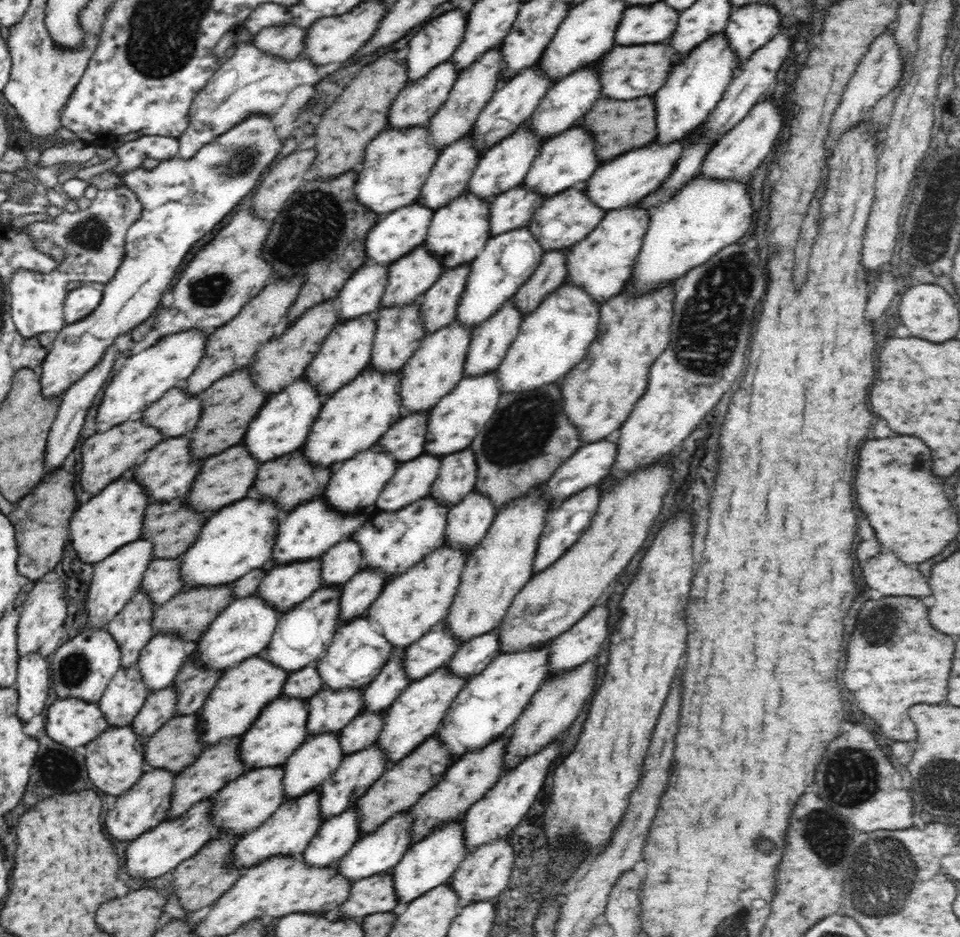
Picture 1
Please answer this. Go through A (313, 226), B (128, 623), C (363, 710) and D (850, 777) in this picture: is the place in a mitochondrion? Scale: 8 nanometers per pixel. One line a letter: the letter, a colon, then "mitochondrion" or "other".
A: mitochondrion
B: other
C: other
D: mitochondrion

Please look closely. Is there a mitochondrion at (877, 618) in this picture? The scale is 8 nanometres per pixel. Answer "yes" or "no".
yes

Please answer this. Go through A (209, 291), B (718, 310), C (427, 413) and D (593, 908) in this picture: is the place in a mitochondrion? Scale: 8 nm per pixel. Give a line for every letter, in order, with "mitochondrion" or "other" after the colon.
A: mitochondrion
B: mitochondrion
C: other
D: other

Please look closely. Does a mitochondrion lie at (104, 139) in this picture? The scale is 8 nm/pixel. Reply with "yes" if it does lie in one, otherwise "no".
no

